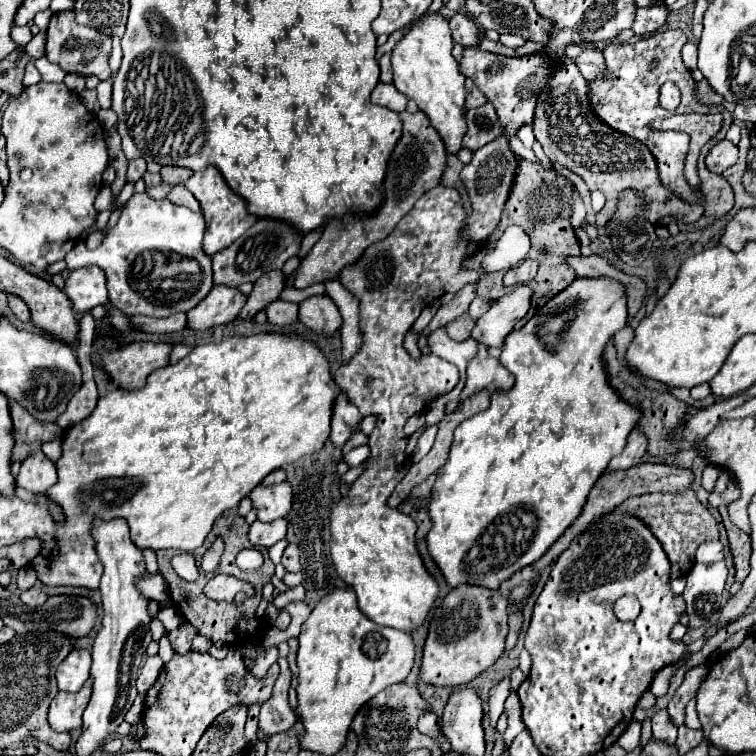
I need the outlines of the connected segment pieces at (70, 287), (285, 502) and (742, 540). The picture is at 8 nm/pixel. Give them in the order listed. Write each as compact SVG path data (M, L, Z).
M98 266L74 270L66 280L66 294L72 300L76 312L92 310L98 304L108 304L104 270Z
M288 482L278 486L256 486L256 490L252 490L248 496L258 510L258 520L262 522L286 518L286 514L292 510L292 486L288 486Z
M720 506L718 508L720 514L722 514L722 522L726 526L726 532L728 532L728 542L730 542L730 552L734 556L734 568L736 568L736 576L734 580L736 582L742 582L746 576L748 576L748 570L750 570L750 536L744 534L730 518L728 518L728 512L726 512L726 506Z

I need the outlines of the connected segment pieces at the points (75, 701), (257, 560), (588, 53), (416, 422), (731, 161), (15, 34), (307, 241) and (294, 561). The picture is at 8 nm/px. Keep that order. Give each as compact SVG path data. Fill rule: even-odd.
M92 678L78 692L58 692L50 704L48 722L56 732L74 730L82 726L82 712L92 694Z
M244 548L236 556L236 564L240 570L258 570L262 566L264 558L256 548Z
M584 50L576 60L576 66L580 68L582 76L586 80L592 80L592 78L602 78L606 74L604 70L604 56L600 50Z
M420 412L420 414L410 416L410 418L408 418L408 422L406 422L406 426L404 426L406 436L412 436L418 428L422 428L422 424L424 424L424 414L422 414L422 412Z
M722 140L716 146L712 146L710 154L706 156L708 170L722 174L726 168L734 166L738 162L738 146L734 146L730 140Z
M14 26L14 28L12 28L12 40L14 40L16 44L24 46L30 38L32 38L32 34L30 34L30 28L28 28L28 26Z
M325 227L318 228L304 236L300 252L298 254L298 257L300 259L303 259L304 256L306 256L308 252L312 249L314 244L320 239L324 228Z
M288 544L282 556L282 564L288 572L300 572L300 548L296 544Z

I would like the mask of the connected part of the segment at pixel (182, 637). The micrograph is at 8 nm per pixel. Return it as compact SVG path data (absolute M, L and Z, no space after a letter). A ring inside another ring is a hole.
M190 624L182 626L182 628L176 628L170 632L170 642L172 642L172 648L176 652L184 652L184 650L190 650L190 644L194 640L194 636L198 634L198 630Z

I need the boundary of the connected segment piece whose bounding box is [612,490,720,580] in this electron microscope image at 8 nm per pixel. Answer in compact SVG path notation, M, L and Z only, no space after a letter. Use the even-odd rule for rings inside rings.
M692 490L684 494L644 494L644 496L634 496L622 502L616 510L612 512L622 512L622 514L632 514L640 518L648 528L652 528L652 534L660 540L672 568L670 568L670 578L682 578L692 570L694 566L694 554L696 548L702 542L708 540L718 540L720 532L716 526L714 516L708 512L706 506L700 504L696 494Z

